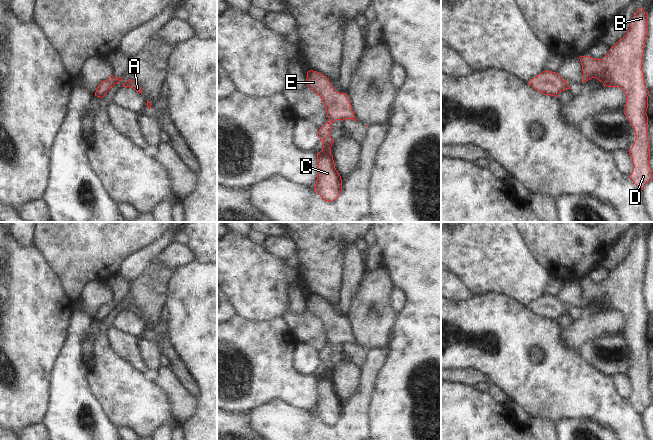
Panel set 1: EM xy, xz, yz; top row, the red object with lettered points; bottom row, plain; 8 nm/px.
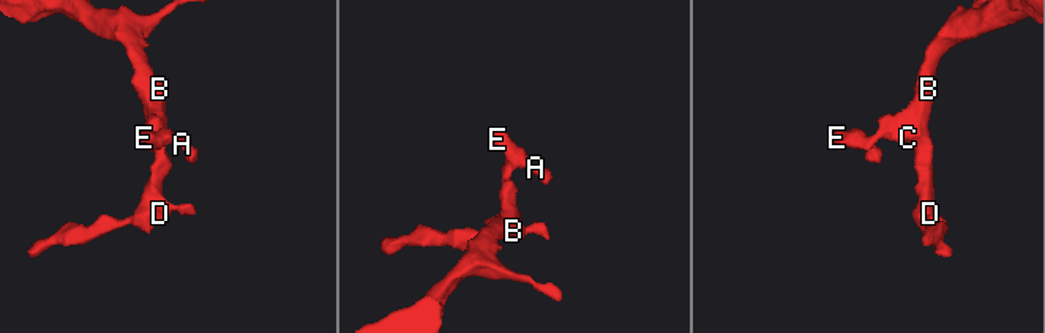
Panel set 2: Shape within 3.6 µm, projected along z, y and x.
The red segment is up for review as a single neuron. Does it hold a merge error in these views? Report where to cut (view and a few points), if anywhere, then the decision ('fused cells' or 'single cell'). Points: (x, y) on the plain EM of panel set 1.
no cut | single cell

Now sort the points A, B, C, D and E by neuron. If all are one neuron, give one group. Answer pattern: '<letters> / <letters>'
A B C D E

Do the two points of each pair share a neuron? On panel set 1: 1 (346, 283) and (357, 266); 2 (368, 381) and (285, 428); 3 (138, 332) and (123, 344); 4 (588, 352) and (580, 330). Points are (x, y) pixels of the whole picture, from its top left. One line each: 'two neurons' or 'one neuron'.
1: one neuron
2: one neuron
3: two neurons
4: two neurons

